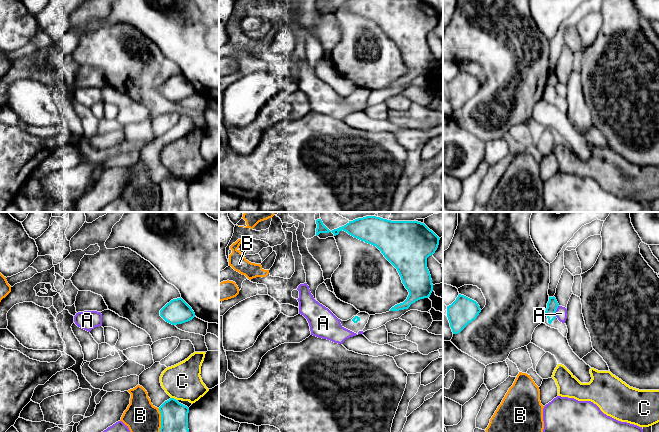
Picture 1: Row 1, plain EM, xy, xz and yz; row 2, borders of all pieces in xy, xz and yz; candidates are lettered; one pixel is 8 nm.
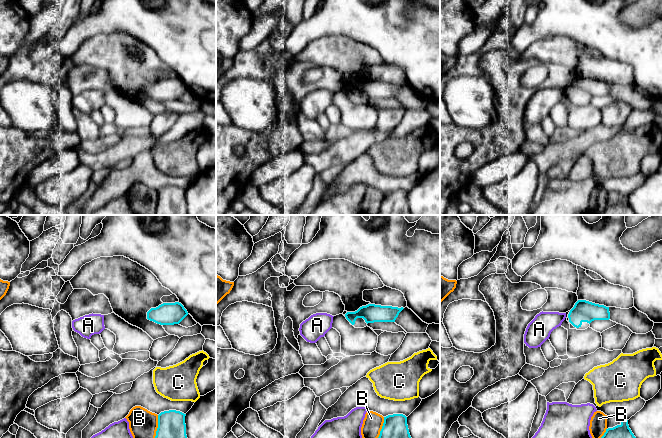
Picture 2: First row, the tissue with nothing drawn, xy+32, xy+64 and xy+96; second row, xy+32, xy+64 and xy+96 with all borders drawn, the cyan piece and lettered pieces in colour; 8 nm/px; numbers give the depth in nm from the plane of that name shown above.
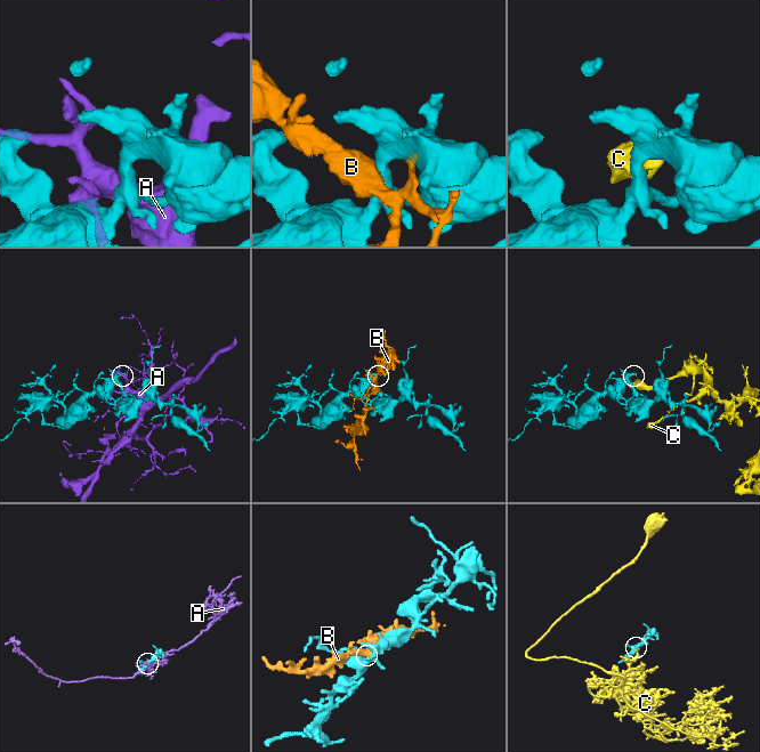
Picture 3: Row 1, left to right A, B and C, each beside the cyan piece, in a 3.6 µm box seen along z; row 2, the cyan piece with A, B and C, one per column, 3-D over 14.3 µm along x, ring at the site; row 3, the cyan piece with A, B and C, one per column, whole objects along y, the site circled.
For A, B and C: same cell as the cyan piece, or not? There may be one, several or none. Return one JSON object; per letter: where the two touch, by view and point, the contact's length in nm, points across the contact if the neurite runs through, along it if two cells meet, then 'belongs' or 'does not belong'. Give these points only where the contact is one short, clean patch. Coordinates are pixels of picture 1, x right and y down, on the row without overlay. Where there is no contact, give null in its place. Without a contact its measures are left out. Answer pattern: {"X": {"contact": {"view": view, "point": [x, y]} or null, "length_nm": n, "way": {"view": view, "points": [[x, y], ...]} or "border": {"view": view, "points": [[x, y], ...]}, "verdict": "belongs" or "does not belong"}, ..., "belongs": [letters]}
{"A": {"contact": {"view": "yz", "point": [555, 87]}, "length_nm": 100, "verdict": "does not belong"}, "B": {"contact": {"view": "xy", "point": [161, 198]}, "length_nm": 220, "verdict": "does not belong"}, "C": {"contact": {"view": "xy", "point": [173, 174]}, "length_nm": 60, "verdict": "does not belong"}, "belongs": []}

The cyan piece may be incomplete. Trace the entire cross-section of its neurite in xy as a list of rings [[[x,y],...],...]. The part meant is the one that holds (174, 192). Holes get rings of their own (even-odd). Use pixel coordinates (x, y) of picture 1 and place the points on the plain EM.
[[[174,174],[160,183],[161,204],[159,212],[190,212],[188,205],[189,184]]]

